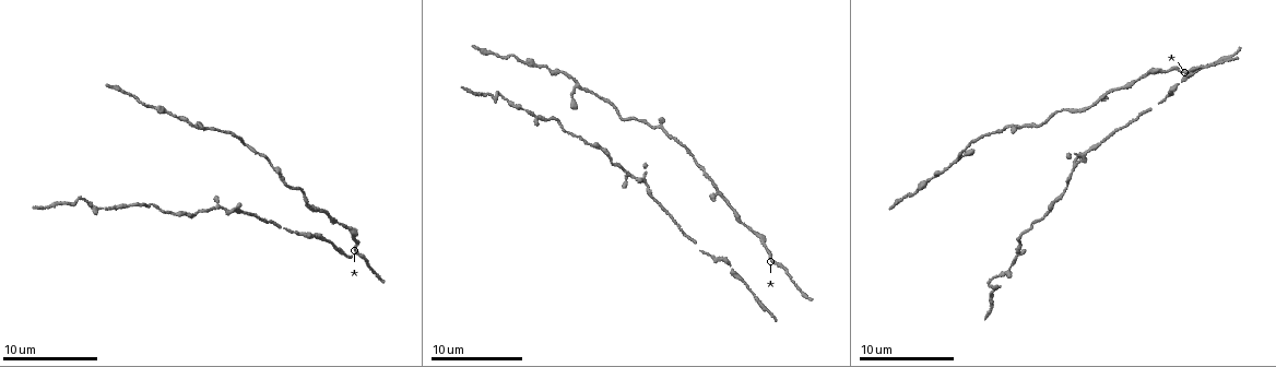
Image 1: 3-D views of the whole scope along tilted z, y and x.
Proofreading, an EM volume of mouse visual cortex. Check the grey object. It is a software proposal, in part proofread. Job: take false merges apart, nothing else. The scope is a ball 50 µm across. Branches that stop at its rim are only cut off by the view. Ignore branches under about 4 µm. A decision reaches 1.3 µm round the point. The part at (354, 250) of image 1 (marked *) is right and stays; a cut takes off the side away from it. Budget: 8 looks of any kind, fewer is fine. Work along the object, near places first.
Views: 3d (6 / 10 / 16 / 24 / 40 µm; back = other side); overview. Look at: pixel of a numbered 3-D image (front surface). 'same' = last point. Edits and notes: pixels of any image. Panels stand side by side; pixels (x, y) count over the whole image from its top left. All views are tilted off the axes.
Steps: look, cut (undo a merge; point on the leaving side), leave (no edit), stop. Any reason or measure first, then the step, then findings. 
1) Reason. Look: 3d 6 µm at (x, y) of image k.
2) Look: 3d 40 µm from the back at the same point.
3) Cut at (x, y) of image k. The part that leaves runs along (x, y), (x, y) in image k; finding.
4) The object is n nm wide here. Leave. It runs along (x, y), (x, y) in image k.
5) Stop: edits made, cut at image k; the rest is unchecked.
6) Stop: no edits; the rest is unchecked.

Three arms meet. Look: 3d 6 µm at (1017, 126) of image 1.

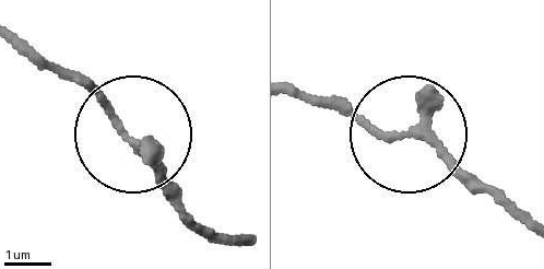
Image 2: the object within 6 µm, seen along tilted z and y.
Leave. It runs along (527, 220), (442, 151), (309, 98) in image 2; continuous, no second neuron.

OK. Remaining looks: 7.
Three-way junction. Look: 3d 16 µm at (223, 205) of image 1.

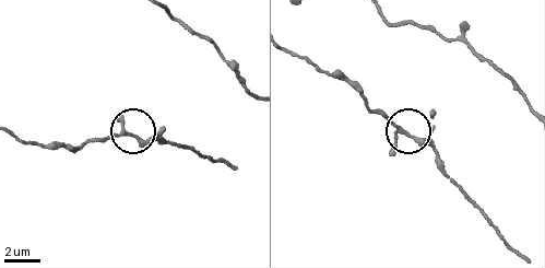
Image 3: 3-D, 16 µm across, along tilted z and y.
Leave. Continuous, no second neuron.

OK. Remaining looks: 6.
Calibre changes. Look: 3d 6 µm at (171, 213) of image 1.

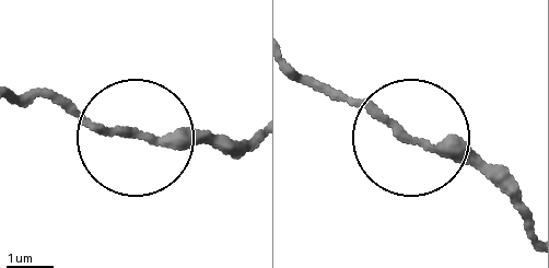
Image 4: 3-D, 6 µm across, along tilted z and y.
Leave. It runs along (524, 223), (479, 165), (407, 140), (312, 81) in image 4; continuous, no second neuron.

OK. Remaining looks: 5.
A narrow waist. Look: 3d 16 µm at (995, 278) of image 1.

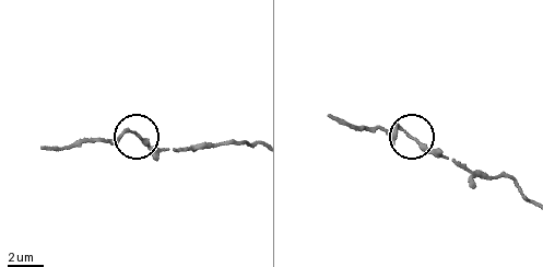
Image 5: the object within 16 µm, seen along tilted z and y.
From behind. Look: 3d 16 µm from the back at (412, 136) of image 5.

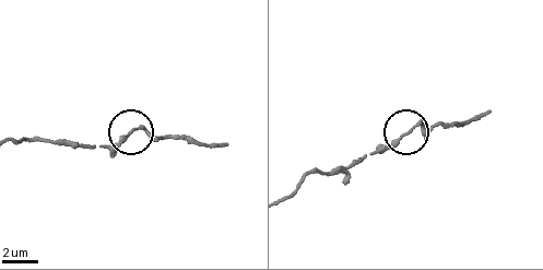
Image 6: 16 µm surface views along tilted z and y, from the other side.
Leave. It runs along (290, 197), (310, 174), (387, 151), (418, 125), (452, 124) in image 6; continuous, no second neuron.

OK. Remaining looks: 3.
Stop: no edits; the rest is unchecked.

